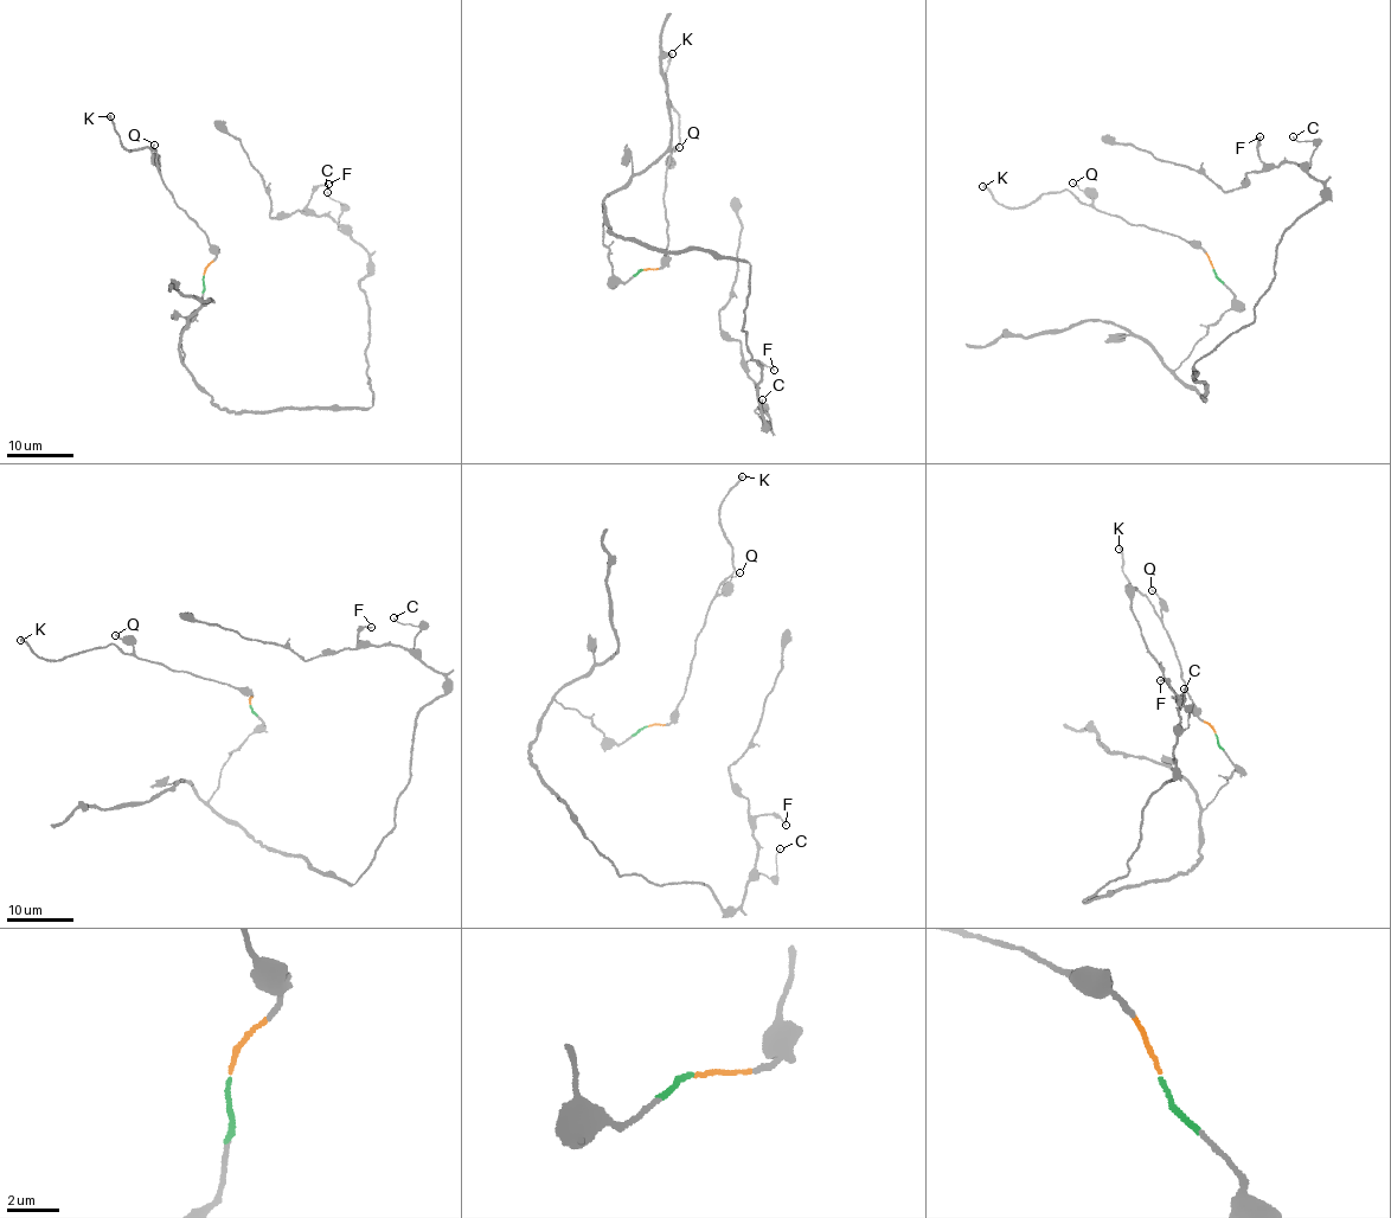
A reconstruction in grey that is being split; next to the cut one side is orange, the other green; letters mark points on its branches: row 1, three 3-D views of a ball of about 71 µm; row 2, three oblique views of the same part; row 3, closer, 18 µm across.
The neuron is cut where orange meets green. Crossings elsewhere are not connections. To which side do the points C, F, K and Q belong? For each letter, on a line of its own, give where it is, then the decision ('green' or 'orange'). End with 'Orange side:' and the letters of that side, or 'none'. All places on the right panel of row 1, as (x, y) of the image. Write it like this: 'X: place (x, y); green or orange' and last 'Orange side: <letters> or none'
C: place (1293, 136); green
F: place (1260, 136); green
K: place (982, 186); orange
Q: place (1072, 183); orange
Orange side: K, Q

